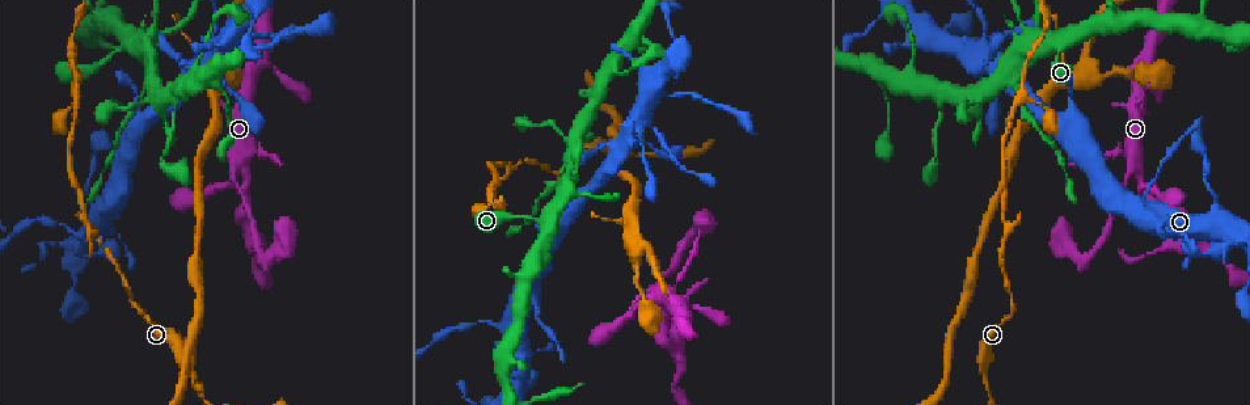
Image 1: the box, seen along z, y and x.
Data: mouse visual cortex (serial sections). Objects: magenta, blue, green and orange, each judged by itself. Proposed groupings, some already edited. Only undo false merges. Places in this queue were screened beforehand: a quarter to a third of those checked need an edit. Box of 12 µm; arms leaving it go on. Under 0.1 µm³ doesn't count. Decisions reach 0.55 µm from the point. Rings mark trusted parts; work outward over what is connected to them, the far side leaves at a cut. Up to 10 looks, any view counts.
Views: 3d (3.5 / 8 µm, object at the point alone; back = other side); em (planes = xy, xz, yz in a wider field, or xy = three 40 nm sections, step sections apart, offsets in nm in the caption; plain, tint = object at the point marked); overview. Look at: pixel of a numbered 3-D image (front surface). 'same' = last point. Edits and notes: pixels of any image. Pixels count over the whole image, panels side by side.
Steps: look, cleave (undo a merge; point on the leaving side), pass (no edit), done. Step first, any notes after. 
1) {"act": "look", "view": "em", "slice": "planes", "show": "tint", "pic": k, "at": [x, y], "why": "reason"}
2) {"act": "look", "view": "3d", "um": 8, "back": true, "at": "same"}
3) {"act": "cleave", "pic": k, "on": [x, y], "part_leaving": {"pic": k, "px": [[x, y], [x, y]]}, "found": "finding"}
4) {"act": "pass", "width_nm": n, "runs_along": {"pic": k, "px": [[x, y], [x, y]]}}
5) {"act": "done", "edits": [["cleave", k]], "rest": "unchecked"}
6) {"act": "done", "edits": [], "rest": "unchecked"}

{"act": "look", "view": "3d", "um": 3.5, "pic": 1, "at": [675, 306]}

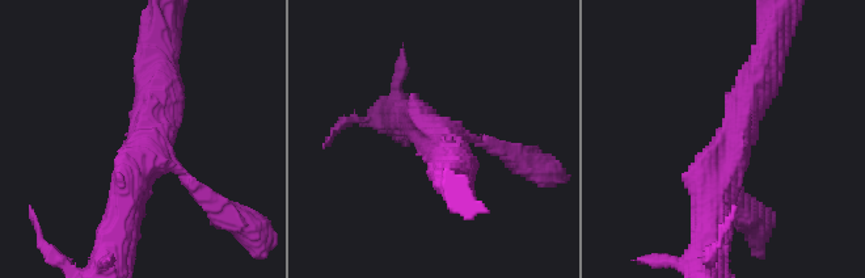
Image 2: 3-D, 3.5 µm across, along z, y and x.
{"act": "look", "view": "em", "slice": "xy", "step": 1, "show": "tint", "pic": 2, "at": [149, 152], "arms": 3, "arm_widths_nm": [200, 400, 450]}

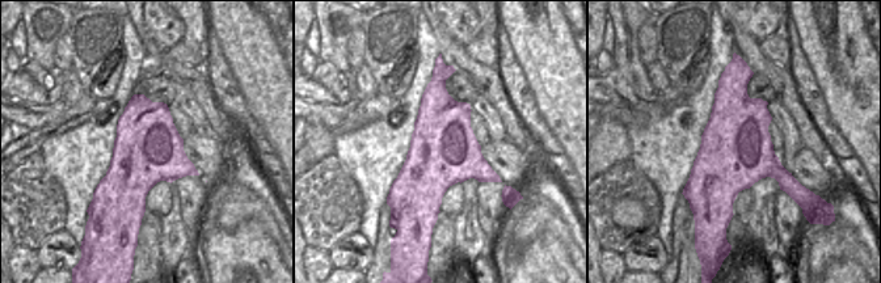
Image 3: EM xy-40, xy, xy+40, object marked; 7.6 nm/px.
{"act": "pass", "runs_along": {"pic": 2, "px": [[709, 228], [709, 189], [763, 72]]}, "found": "one cell here"}

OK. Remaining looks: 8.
{"act": "look", "view": "3d", "um": 3.5, "pic": 1, "at": [1215, 218], "why": "sudden change in width"}

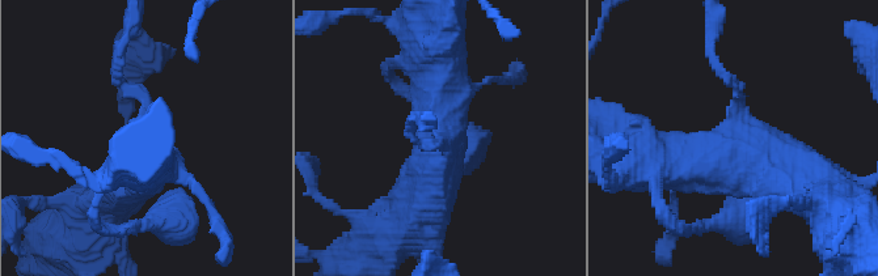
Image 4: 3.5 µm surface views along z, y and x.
{"act": "look", "view": "em", "slice": "xy", "step": 3, "show": "tint", "pic": 4, "at": [443, 144]}

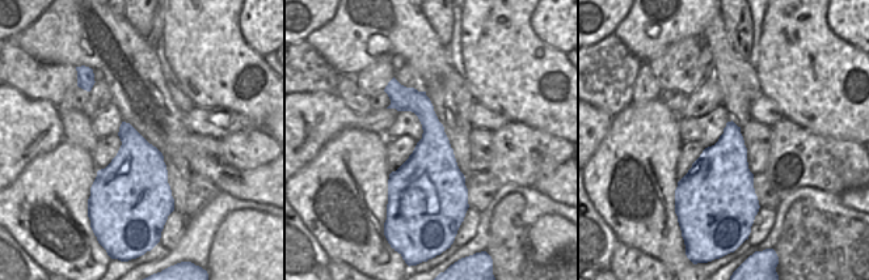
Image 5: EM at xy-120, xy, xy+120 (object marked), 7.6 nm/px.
{"act": "look", "view": "em", "slice": "xy", "step": 1, "show": "tint", "at": "same", "why": "cut it another way"}

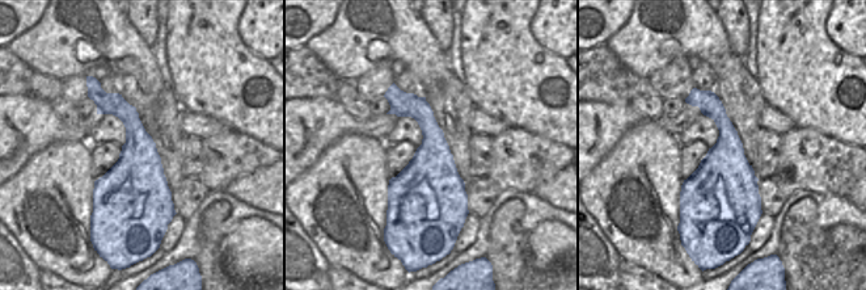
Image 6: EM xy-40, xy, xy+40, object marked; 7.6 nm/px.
{"act": "pass", "runs_along": {"pic": 4, "px": [[644, 153], [758, 161], [805, 186]]}, "found": "one cell here"}

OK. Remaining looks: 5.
{"act": "look", "view": "3d", "um": 3.5, "back": true, "pic": 1, "at": [239, 164], "why": "three-way junction"}

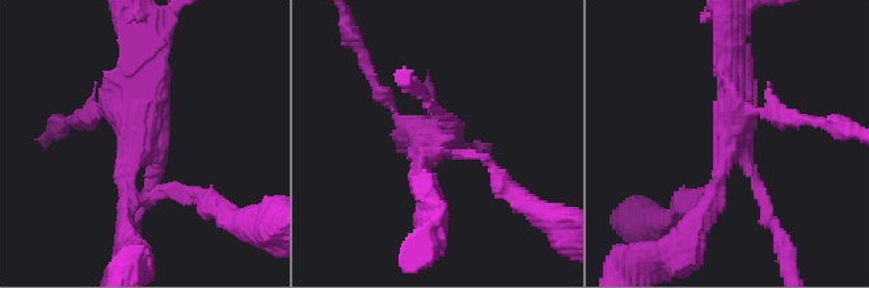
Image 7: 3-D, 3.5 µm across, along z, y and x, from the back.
{"act": "look", "view": "em", "slice": "planes", "show": "tint", "pic": 7, "at": [732, 139]}

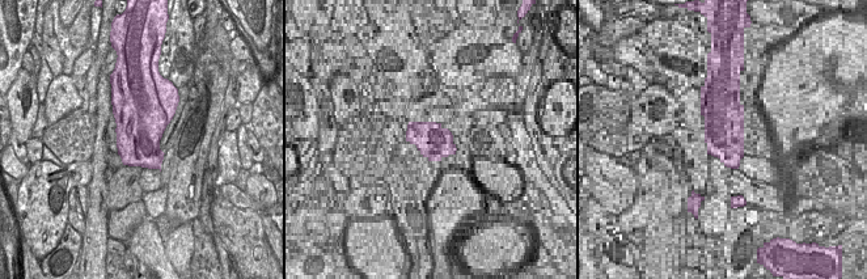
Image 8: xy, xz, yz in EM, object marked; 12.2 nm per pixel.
{"act": "pass", "found": "all the same cell"}

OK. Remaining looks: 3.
{"act": "look", "view": "3d", "um": 3.5, "pic": 1, "at": [644, 123], "why": "looks like a crossing"}

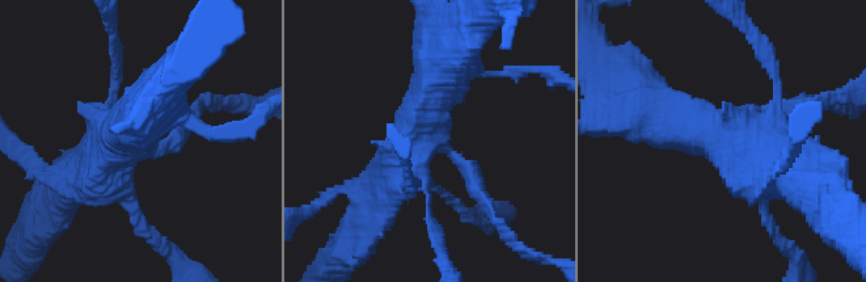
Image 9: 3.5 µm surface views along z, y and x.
{"act": "look", "view": "em", "slice": "xy", "step": 1, "show": "plain", "pic": 9, "at": [722, 150]}

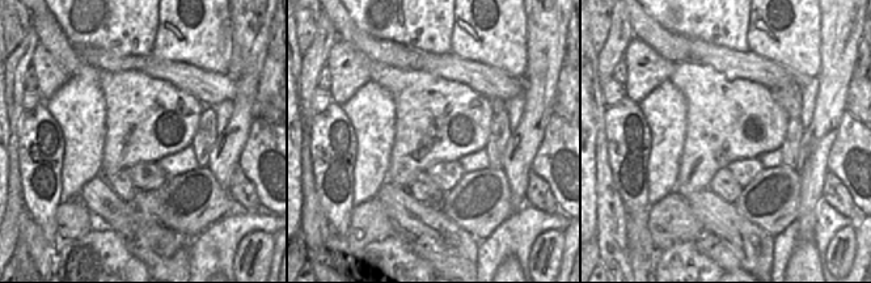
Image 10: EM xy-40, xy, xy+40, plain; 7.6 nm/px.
{"act": "look", "view": "em", "slice": "xy", "step": 1, "show": "tint", "at": "same"}

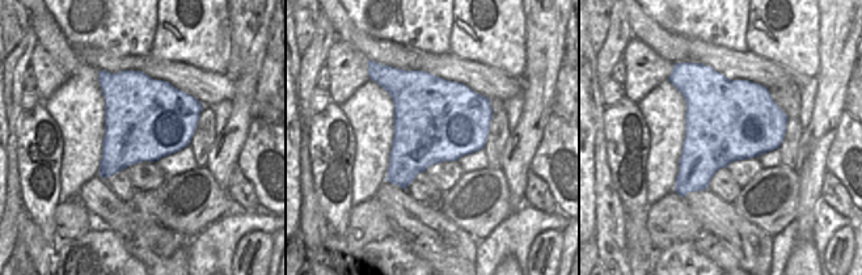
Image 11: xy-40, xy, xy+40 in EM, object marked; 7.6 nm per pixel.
{"act": "pass", "runs_along": {"pic": 9, "px": [[371, 213], [423, 125], [439, 78]]}, "found": "one cell here"}

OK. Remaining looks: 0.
{"act": "done", "edits": [], "rest": "unchecked"}

